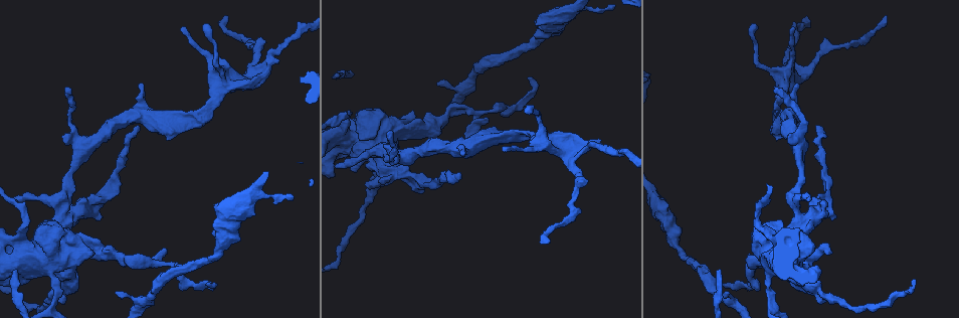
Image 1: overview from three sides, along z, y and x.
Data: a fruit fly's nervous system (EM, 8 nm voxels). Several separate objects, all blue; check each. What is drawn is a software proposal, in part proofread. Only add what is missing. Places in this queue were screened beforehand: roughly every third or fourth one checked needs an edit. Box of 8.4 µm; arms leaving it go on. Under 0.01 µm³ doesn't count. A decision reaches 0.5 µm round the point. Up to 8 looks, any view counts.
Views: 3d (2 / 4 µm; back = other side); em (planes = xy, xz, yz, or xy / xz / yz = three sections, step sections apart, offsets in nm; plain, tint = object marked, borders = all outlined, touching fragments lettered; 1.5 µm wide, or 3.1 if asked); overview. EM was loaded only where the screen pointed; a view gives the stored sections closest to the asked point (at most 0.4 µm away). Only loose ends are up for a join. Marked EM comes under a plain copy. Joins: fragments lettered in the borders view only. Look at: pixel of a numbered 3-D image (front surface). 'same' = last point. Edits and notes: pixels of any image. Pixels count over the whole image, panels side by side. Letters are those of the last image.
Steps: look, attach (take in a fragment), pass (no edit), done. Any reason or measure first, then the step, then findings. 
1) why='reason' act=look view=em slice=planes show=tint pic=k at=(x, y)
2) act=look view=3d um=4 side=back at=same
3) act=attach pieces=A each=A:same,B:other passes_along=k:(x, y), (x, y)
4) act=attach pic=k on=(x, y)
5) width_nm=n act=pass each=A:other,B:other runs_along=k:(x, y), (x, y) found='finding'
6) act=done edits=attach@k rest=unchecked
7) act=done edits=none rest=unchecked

why='three-way junction' act=look view=em slice=xz step=8 show=borders pic=1 at=(165, 249)

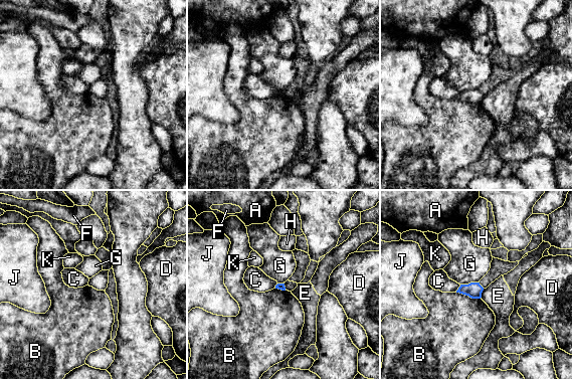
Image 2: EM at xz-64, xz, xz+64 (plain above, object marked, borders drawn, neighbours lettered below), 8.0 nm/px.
why='another direction' act=look view=em slice=planes show=borders at=same

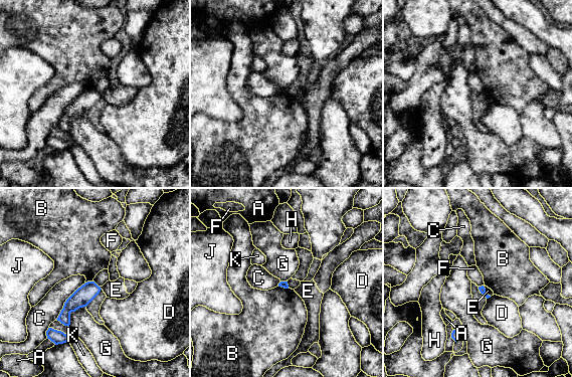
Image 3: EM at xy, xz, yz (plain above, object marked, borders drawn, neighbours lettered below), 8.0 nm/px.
longest_contact=C:380nm act=pass each=A:other,B:other,C:other,D:other,E:other,F:other,G:other,H:other,J:other,K:other runs_along=3:(98, 289), (78, 299), (63, 321) found='no lettered fragment goes on from it'

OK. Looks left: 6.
why='thin end' act=look view=3d um=4 side=back pic=1 at=(207, 282)

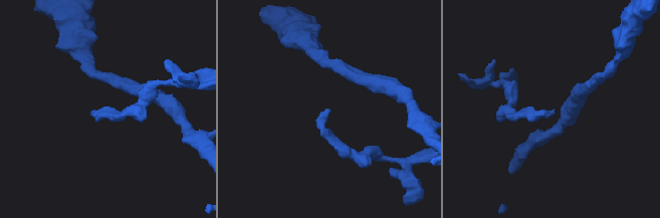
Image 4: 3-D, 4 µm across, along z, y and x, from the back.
why='need the tissue' act=look view=em slice=planes show=borders pic=4 at=(554, 109)

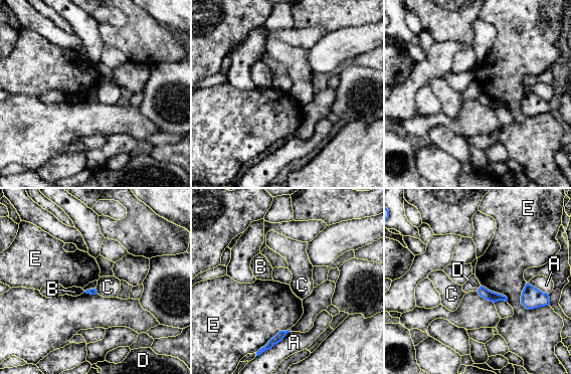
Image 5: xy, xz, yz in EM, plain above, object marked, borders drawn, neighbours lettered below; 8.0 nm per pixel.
act=pass each=A:other,B:other,C:other,D:other,E:other border=5:(526, 283), (521, 303), (547, 306) found='none of them fits'

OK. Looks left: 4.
why='thin end' act=look view=em slice=planes show=borders pic=1 at=(183, 28)

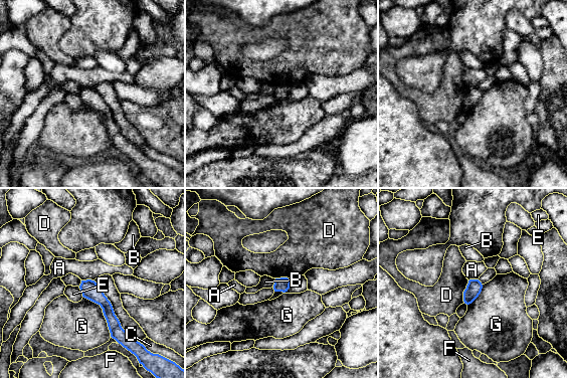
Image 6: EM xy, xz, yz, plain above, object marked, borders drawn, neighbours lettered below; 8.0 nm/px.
width_nm=110 act=pass each=A:other,B:other,C:other,D:other,E:other,F:other,G:other found='none of them fits'

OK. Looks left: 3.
act=done edits=none rest=unchecked

